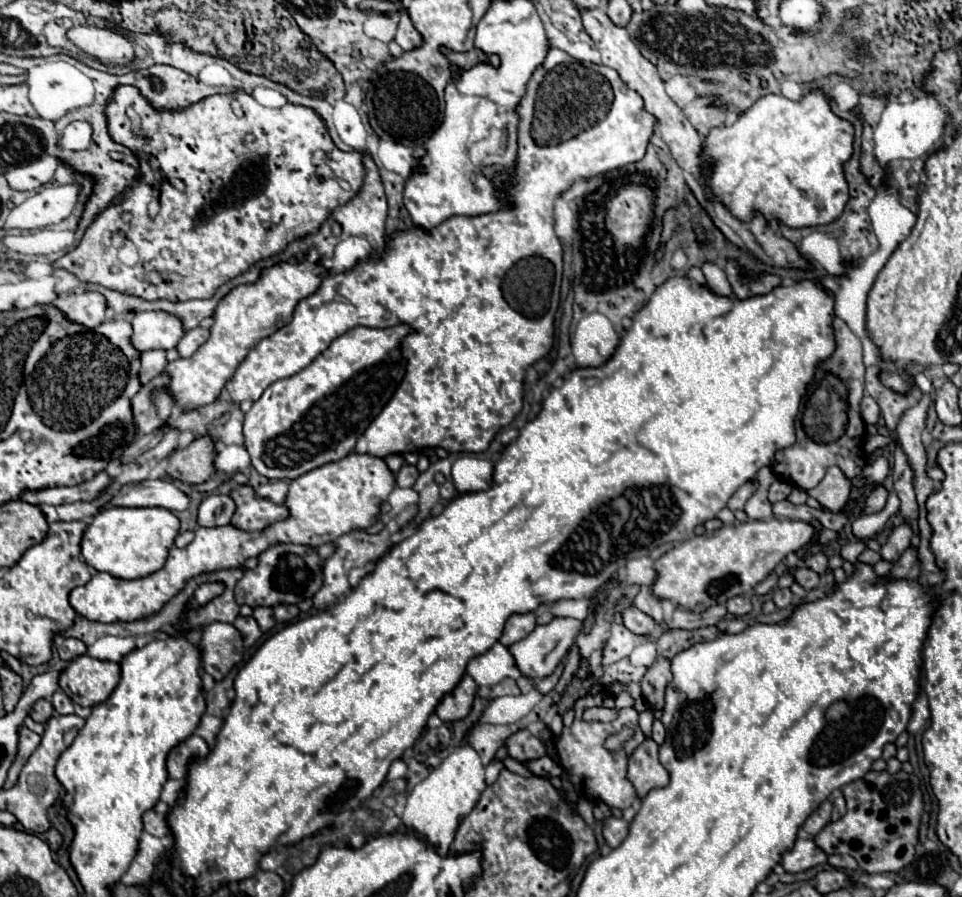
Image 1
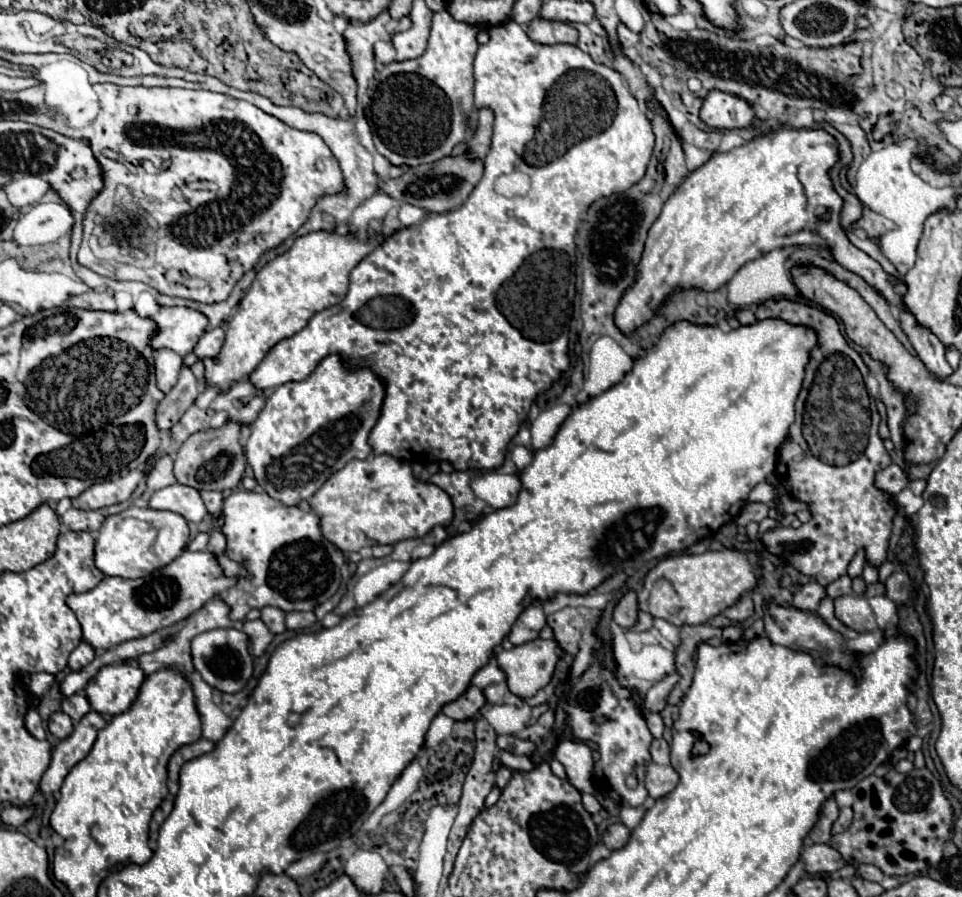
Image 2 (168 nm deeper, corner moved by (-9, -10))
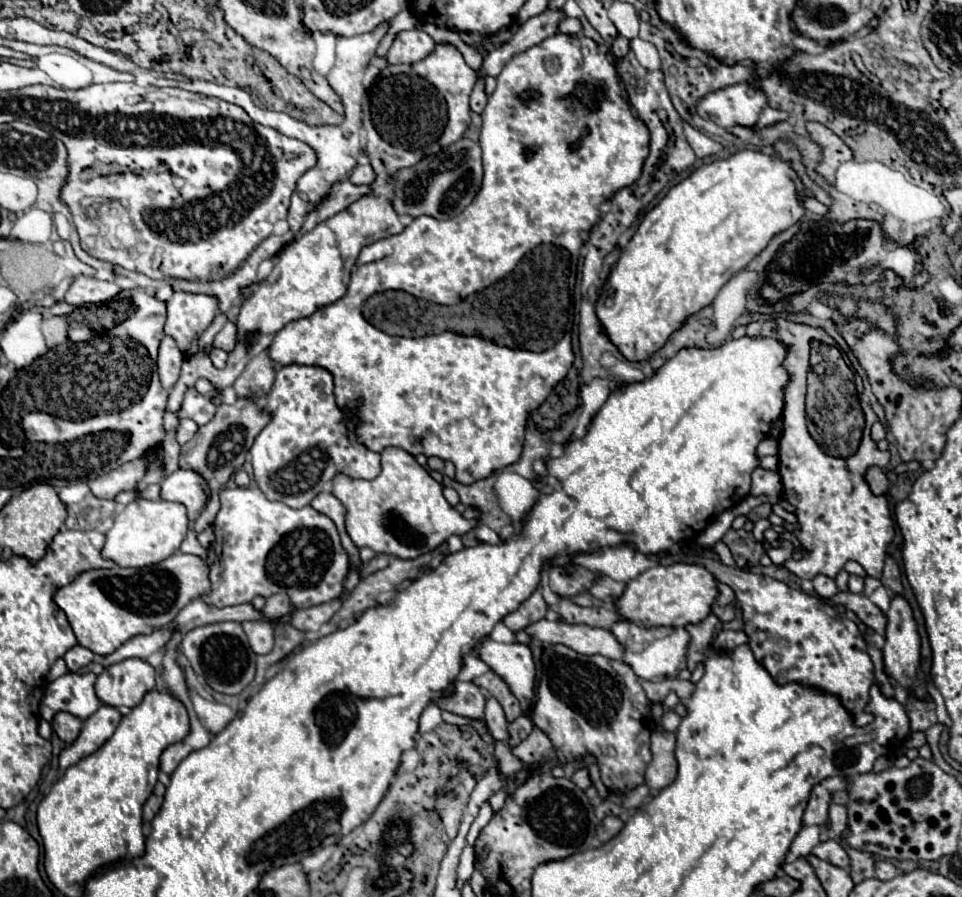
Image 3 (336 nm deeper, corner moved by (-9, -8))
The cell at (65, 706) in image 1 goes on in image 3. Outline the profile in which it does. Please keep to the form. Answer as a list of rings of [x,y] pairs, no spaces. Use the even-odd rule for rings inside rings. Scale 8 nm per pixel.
[[[65,673],[63,677],[51,681],[41,701],[41,717],[51,721],[59,711],[67,711],[79,719],[93,715],[101,707],[93,689],[95,679],[95,673]]]

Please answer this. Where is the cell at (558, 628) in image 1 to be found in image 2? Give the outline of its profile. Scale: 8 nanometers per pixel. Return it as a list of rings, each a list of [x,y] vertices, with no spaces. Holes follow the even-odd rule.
[[[535,639],[523,647],[513,647],[511,651],[499,649],[495,659],[499,667],[507,671],[507,685],[511,691],[521,699],[527,699],[551,681],[563,655],[565,651],[555,639]]]

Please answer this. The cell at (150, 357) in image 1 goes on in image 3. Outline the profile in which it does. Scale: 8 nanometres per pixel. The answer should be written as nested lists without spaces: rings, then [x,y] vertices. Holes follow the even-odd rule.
[[[165,335],[159,347],[159,359],[157,359],[157,371],[159,371],[159,379],[161,385],[165,389],[171,389],[181,373],[181,363],[185,361],[185,355],[179,351],[177,343],[173,337]]]

